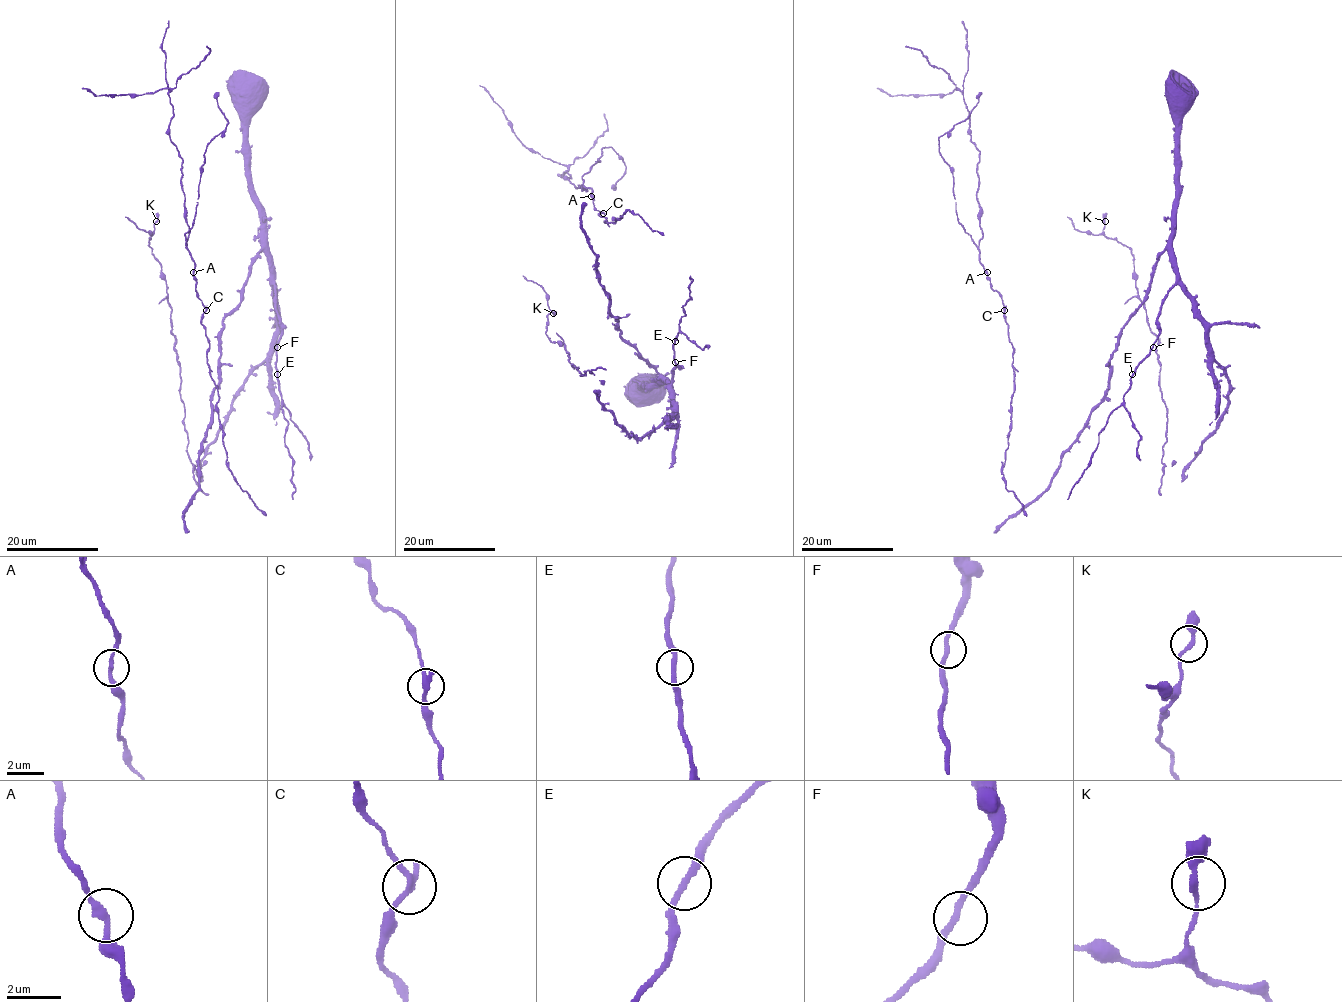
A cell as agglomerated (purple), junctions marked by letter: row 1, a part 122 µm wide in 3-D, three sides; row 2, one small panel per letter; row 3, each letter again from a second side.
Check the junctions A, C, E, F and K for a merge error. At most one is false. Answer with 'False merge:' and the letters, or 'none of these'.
False merge: none of these

